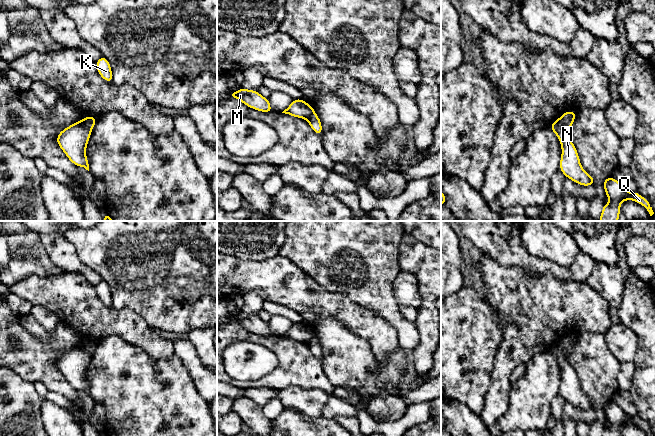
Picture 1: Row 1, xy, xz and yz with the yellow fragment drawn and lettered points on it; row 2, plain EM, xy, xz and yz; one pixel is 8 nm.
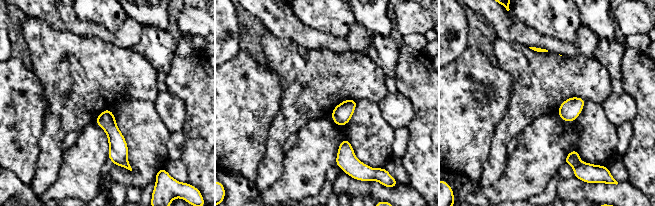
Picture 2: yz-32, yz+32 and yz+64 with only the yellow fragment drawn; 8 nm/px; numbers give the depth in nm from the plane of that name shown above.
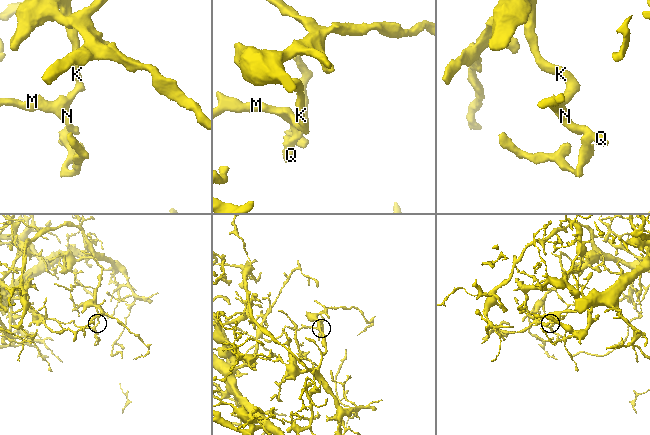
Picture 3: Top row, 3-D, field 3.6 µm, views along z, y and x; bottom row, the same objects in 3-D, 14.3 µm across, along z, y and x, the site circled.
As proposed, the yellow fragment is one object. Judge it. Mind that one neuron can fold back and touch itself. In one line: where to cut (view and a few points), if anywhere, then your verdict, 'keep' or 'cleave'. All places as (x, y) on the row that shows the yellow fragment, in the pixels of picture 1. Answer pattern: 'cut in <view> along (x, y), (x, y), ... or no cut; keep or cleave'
cut in yz along (557, 120), (560, 127), (567, 133); cleave

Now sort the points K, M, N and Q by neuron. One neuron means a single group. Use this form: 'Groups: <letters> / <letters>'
Groups: K / M N Q

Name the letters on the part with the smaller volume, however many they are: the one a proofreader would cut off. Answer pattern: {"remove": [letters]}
{"remove": ["M", "N", "Q"]}

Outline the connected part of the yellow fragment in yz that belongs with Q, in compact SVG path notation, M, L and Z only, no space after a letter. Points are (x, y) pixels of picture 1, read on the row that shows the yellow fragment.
M609 177L603 181L605 193L610 202L603 205L603 210L599 221L618 221L620 212L620 204L624 200L633 200L646 208L650 216L654 214L650 202L642 197L638 192L627 191L619 182Z

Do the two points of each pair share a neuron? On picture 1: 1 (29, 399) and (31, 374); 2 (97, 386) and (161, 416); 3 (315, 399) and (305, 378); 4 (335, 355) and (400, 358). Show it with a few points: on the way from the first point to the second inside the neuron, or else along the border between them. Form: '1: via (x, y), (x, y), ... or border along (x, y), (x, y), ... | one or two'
1: border along (10, 368), (32, 383) | two
2: via (113, 386), (131, 386), (145, 400) | one
3: border along (288, 387), (321, 389), (331, 394) | two
4: via (351, 362), (364, 375), (384, 374) | one

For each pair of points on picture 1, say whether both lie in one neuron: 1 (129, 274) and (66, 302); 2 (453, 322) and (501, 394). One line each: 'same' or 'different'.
1: different
2: different

